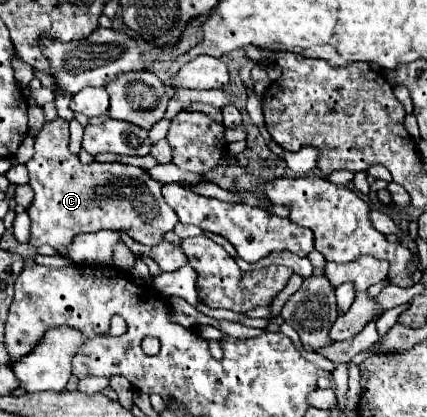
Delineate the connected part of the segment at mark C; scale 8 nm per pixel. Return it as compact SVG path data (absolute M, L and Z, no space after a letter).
M63 119L45 123L41 133L35 137L35 155L27 163L27 169L31 177L29 185L35 191L35 201L27 211L31 217L29 245L33 247L51 245L57 249L57 245L69 245L69 241L73 241L73 237L79 233L101 231L101 229L123 231L133 241L147 245L147 247L155 247L163 241L165 233L173 231L175 223L179 221L177 213L169 205L165 205L161 197L163 185L153 181L145 169L123 165L123 163L97 163L97 161L93 161L91 165L83 165L79 157L69 151L69 123Z

